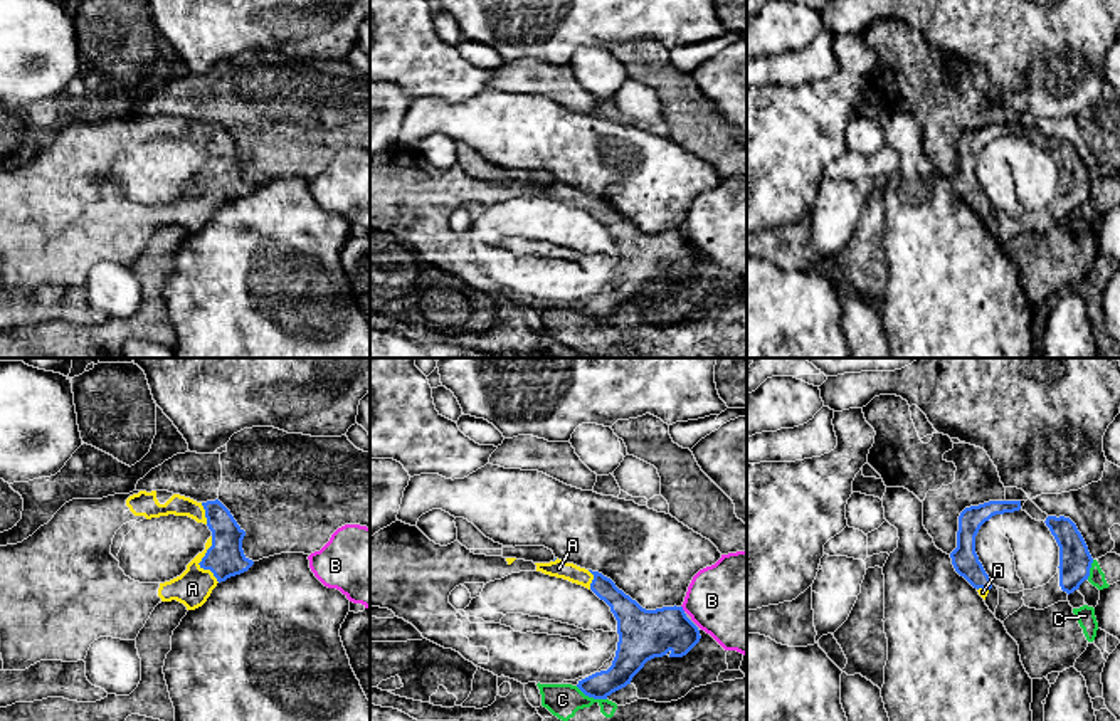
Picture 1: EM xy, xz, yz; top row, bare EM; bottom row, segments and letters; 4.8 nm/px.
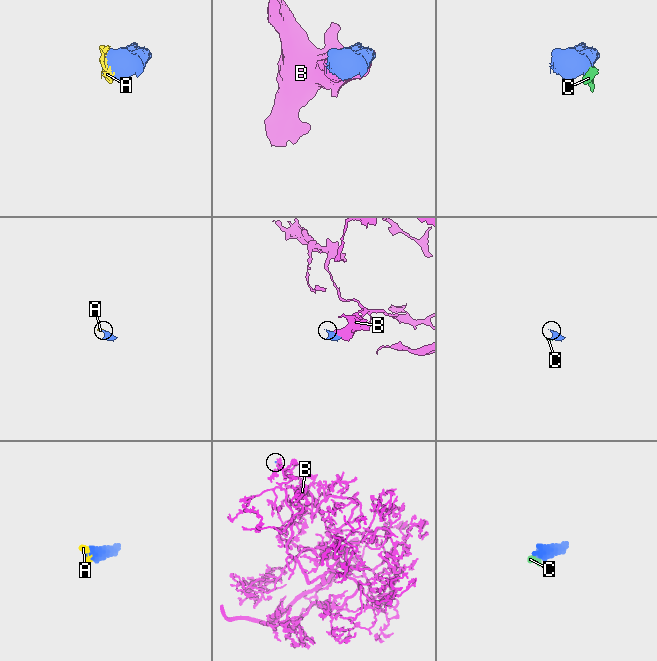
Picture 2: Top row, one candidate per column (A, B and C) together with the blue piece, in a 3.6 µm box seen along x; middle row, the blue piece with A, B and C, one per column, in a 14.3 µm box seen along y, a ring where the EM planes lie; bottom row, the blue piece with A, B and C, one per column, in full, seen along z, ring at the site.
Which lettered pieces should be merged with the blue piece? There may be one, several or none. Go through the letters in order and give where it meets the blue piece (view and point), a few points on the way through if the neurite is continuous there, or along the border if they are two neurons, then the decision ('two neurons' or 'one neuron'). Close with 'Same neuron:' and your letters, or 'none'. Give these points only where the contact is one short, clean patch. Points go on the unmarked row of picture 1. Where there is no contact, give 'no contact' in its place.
A: meets blue in xy at (200, 185); one neuron
B: meets blue in xz at (681, 232); two neurons
C: meets blue in xz at (591, 320); border along xz (575, 310), (589, 320), (606, 323); two neurons
Same neuron: A

